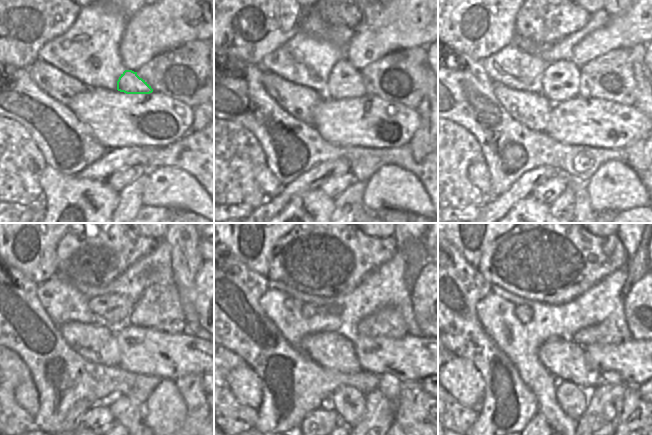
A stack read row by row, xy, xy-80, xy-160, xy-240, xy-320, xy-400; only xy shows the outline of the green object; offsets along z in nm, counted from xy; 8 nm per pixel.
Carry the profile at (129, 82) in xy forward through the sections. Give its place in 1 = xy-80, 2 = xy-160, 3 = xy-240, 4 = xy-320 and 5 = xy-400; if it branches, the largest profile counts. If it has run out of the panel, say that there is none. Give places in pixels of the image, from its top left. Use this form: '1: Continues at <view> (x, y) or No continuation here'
1: Continues at xy-80 (345, 81)
2: Continues at xy-160 (560, 81)
3: Continues at xy-240 (114, 309)
4: Continues at xy-320 (307, 310)
5: Continues at xy-400 (523, 313)

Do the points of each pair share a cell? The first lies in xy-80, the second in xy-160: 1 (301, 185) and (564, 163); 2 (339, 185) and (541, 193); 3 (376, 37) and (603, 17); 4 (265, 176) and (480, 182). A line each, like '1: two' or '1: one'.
1: two
2: one
3: two
4: one

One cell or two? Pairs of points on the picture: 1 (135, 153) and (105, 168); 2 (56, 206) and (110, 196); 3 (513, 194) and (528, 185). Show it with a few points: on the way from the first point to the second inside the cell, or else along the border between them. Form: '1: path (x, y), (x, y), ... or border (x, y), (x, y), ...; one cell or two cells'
1: path (128, 157), (112, 162); one cell
2: path (69, 201), (85, 188), (89, 188), (97, 196); one cell
3: path (517, 192), (524, 186); one cell

